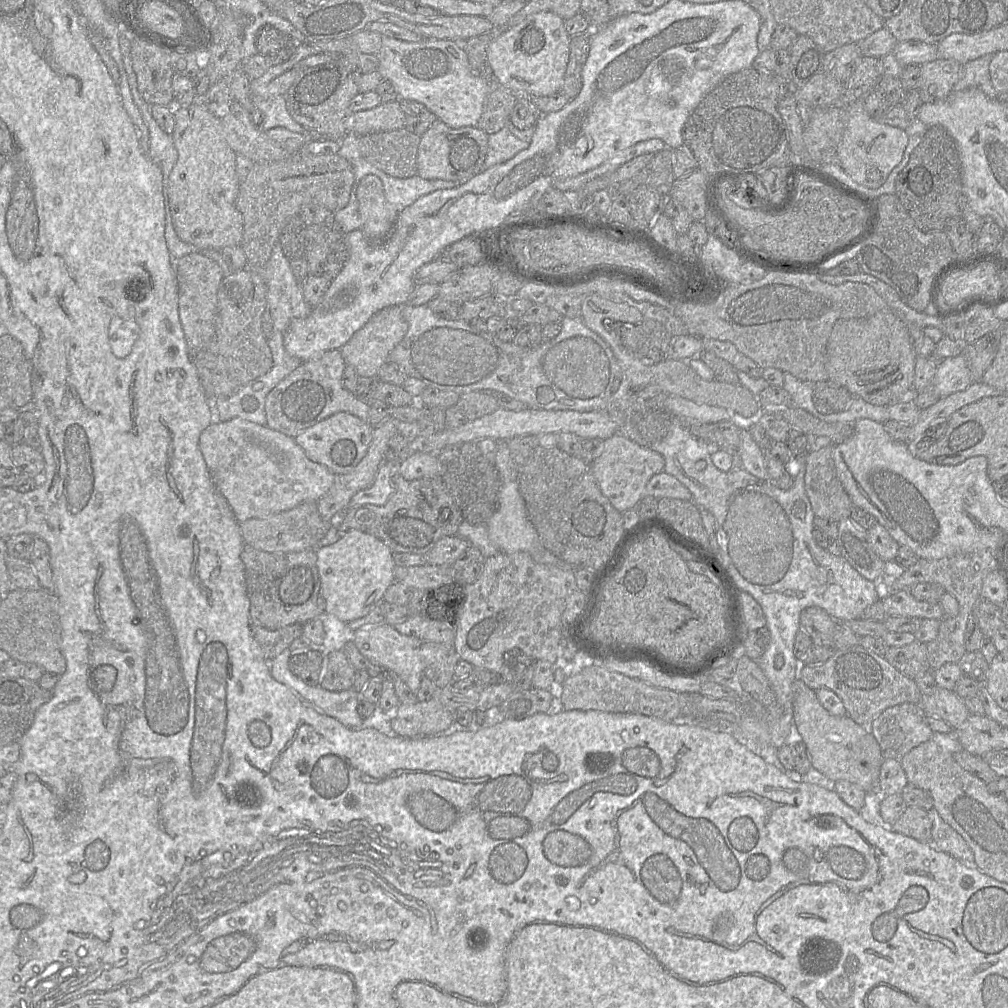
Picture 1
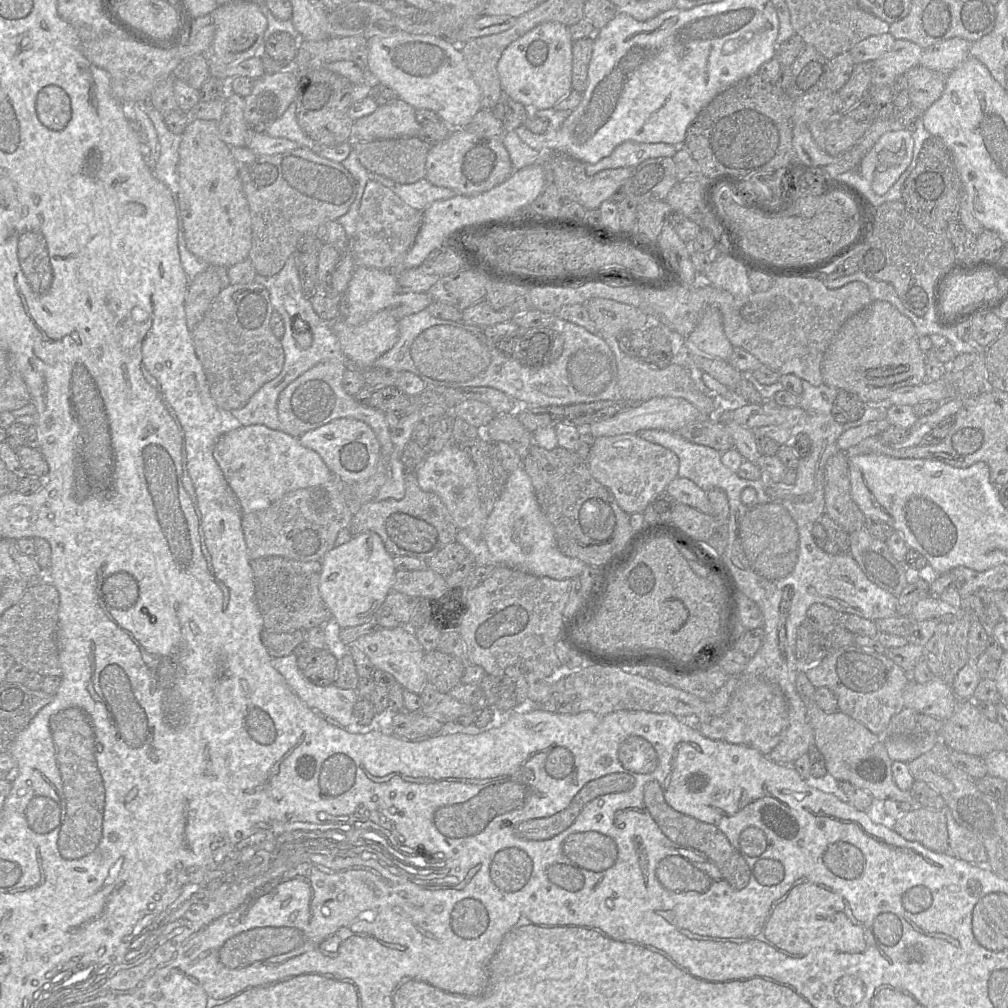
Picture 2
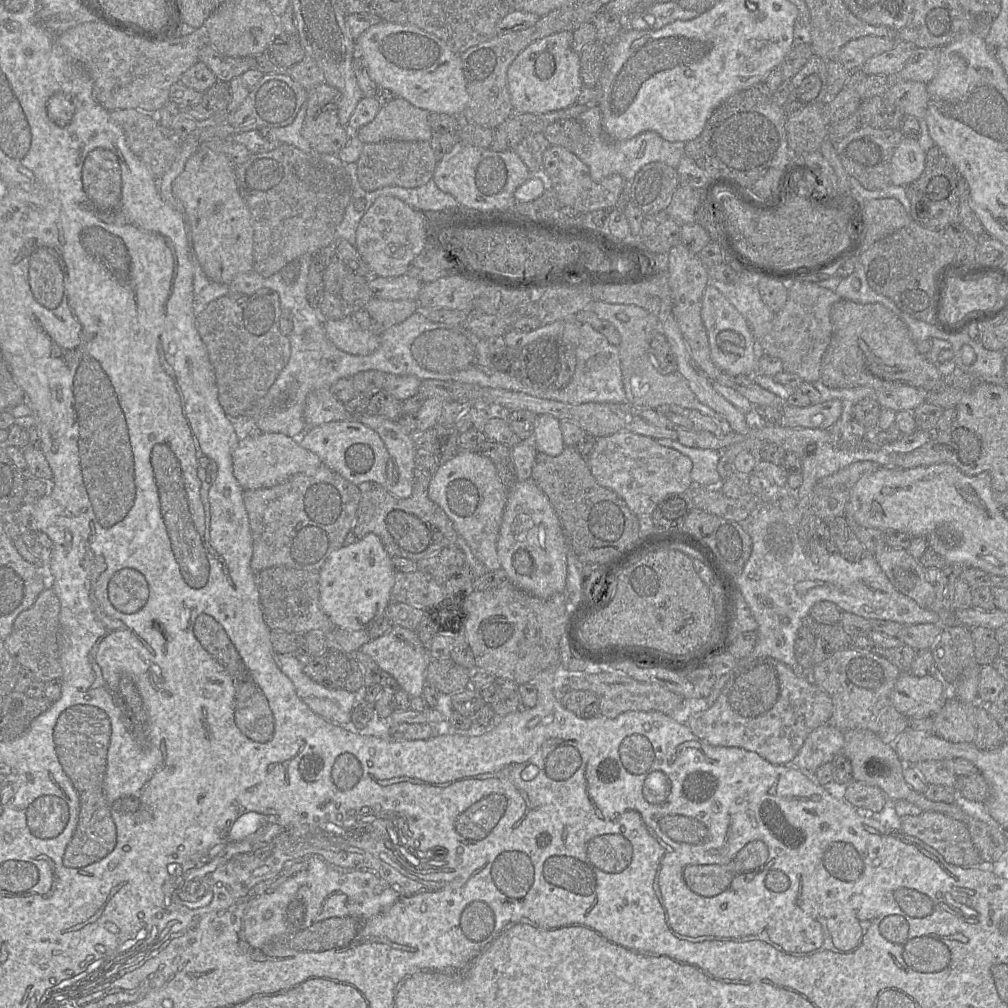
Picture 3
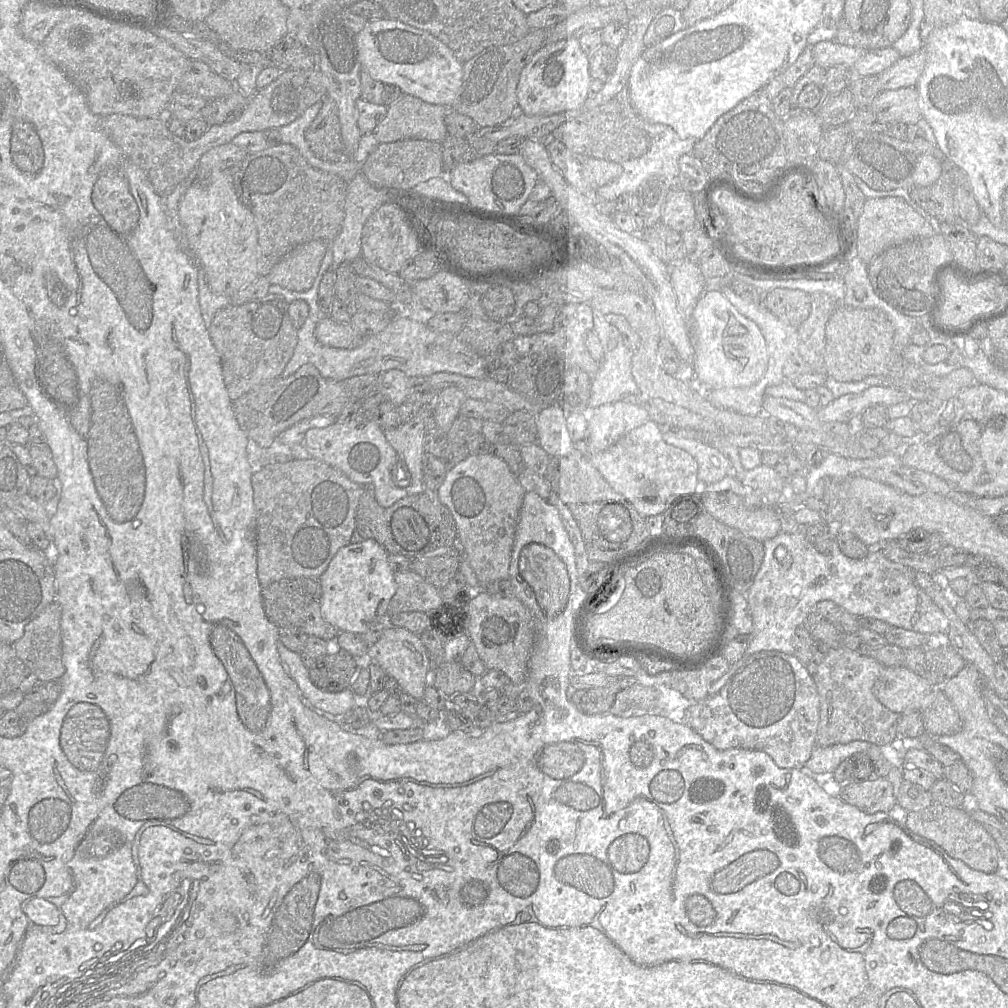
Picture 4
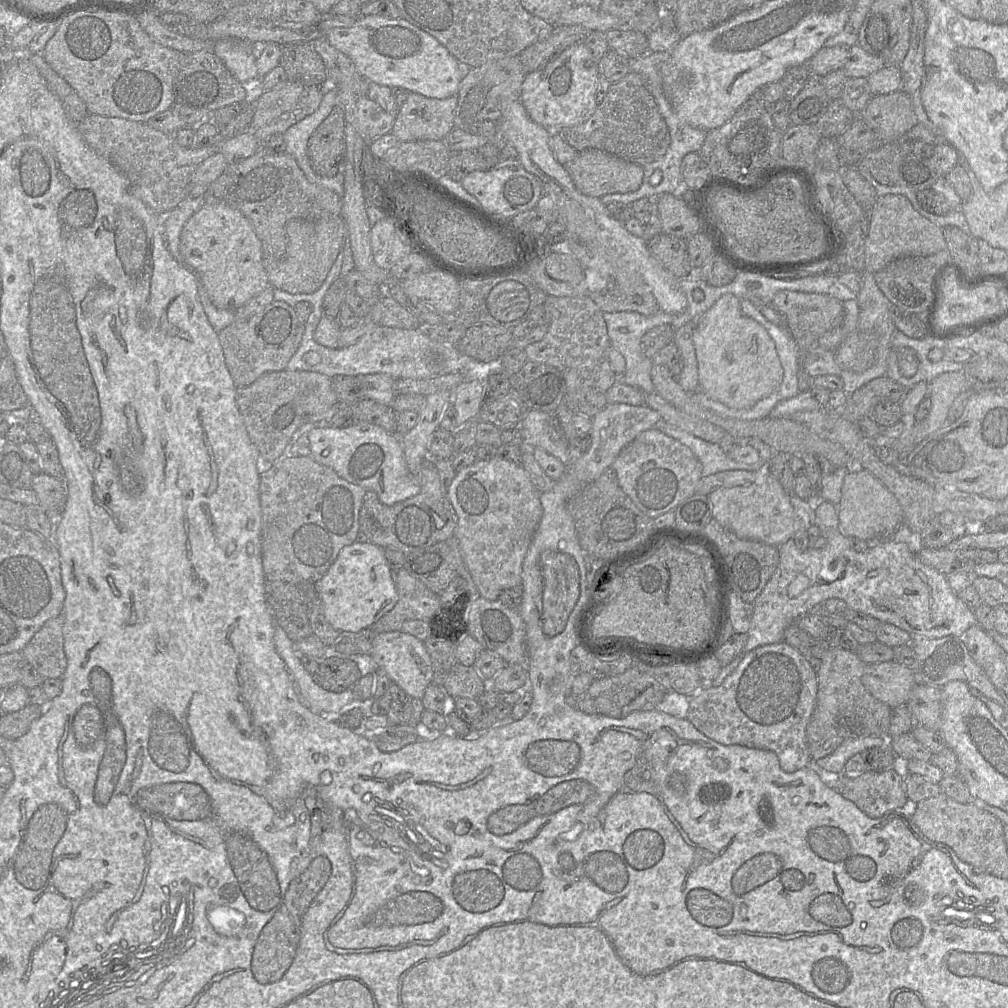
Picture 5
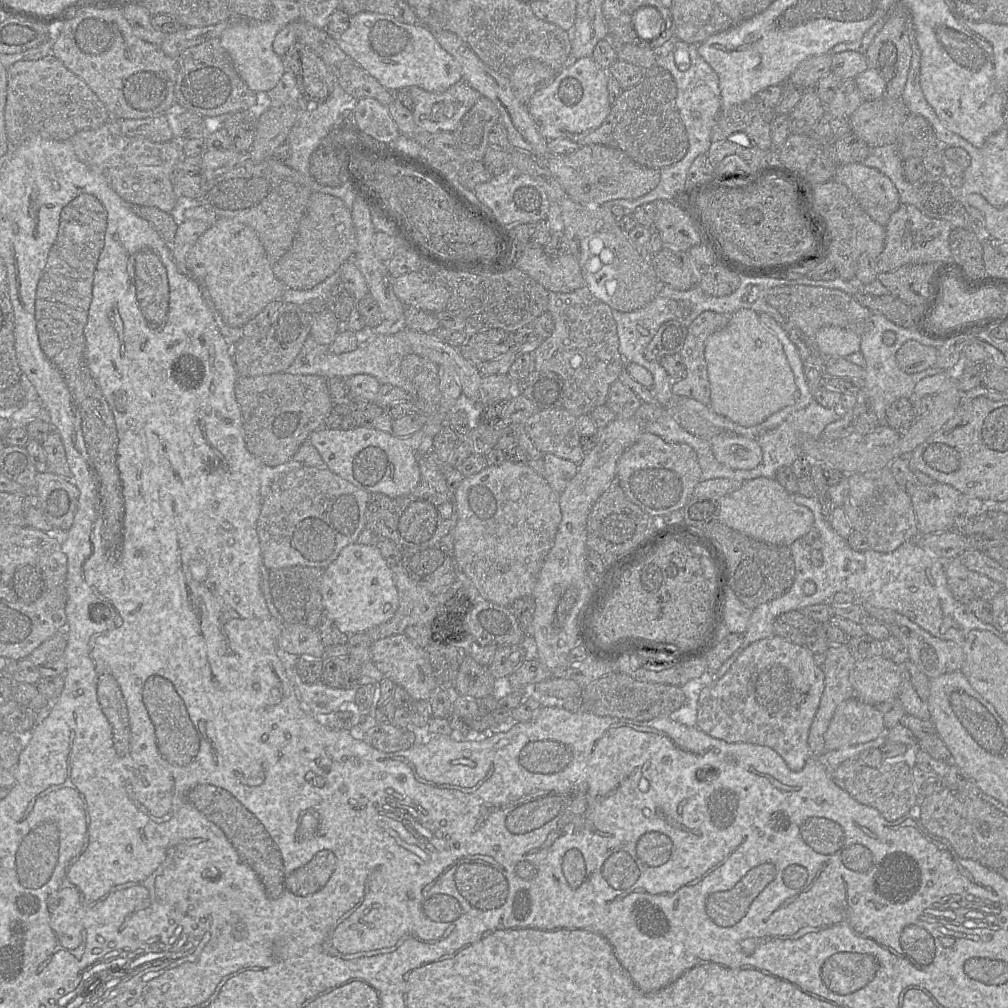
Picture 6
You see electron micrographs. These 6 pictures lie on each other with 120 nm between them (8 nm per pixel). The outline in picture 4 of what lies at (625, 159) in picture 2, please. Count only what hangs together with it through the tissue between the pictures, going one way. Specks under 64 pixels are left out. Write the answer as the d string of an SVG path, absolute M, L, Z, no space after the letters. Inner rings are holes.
M650 124L650 149L641 157L621 163L623 172L614 181L597 188L597 195L601 200L616 200L624 193L636 193L640 184L649 176L666 177L677 180L679 174L679 158L692 152L693 146L699 139L681 138L670 126L664 124Z

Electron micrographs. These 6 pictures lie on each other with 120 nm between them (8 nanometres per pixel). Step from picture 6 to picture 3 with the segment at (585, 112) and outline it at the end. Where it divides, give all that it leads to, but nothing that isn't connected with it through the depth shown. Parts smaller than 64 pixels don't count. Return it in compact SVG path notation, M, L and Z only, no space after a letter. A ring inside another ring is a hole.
M571 31L558 32L534 41L521 51L507 71L514 114L545 114L574 105L583 88L580 57L572 48Z

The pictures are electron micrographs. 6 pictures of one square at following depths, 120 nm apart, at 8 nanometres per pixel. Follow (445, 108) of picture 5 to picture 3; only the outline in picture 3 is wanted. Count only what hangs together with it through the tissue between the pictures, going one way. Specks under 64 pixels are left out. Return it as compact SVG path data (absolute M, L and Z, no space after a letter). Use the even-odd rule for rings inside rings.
M396 97L380 107L376 117L356 132L365 143L385 141L428 141L432 129L428 123L430 112L417 108L407 100Z

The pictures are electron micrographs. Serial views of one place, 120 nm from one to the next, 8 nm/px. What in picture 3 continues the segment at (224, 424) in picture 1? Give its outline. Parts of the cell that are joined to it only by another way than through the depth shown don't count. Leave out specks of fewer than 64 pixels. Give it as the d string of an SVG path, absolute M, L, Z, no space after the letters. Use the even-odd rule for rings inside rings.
M257 432L240 439L232 459L233 474L243 490L270 488L285 482L293 475L323 465L316 454L298 443L298 439L281 433Z

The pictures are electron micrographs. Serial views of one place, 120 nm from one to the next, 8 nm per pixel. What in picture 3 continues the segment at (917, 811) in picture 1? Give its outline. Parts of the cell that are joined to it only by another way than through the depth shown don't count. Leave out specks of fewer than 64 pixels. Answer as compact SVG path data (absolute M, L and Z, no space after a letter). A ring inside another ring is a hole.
M922 811L918 815L903 816L901 817L901 830L937 850L950 864L961 867L984 865L979 851L972 842L967 825L946 814L935 811Z

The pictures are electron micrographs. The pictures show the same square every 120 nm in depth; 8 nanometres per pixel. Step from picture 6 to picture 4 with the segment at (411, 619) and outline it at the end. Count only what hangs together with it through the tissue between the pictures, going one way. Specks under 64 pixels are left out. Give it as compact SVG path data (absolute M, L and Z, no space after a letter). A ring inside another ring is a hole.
M394 573L397 590L391 598L387 617L404 612L431 613L443 603L441 592L417 573Z

